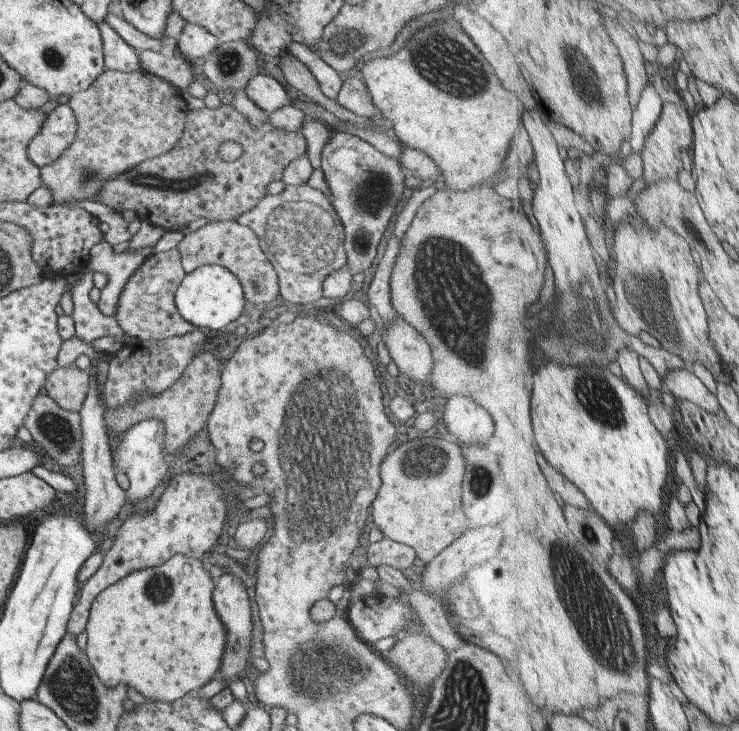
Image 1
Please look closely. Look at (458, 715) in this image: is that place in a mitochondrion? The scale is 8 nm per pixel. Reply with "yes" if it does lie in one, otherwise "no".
yes

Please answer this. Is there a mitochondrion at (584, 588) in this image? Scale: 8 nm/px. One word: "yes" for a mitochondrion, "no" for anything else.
yes

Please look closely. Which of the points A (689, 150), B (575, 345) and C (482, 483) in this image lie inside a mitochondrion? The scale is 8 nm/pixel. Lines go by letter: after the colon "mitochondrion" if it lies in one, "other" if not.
A: other
B: mitochondrion
C: mitochondrion

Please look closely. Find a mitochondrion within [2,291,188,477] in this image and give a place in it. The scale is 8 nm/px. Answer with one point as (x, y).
(57, 430)

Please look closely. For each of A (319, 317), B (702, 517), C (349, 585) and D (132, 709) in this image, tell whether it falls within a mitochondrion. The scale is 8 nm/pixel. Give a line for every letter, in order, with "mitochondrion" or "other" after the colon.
A: other
B: other
C: other
D: other

